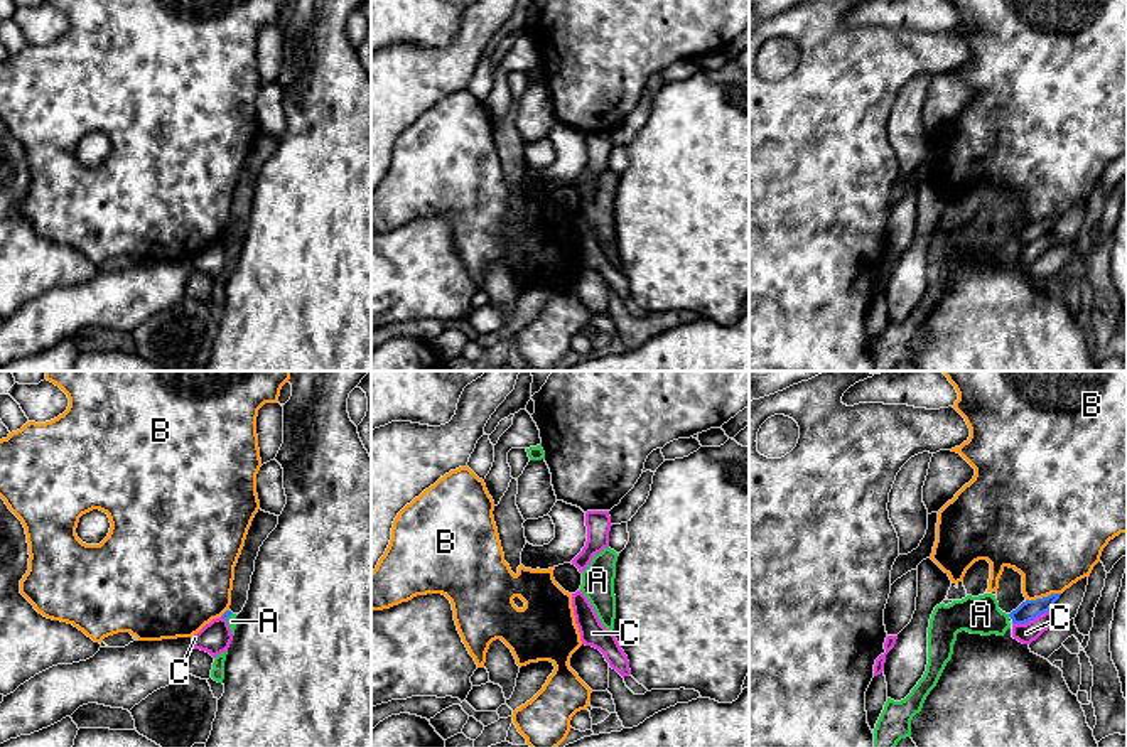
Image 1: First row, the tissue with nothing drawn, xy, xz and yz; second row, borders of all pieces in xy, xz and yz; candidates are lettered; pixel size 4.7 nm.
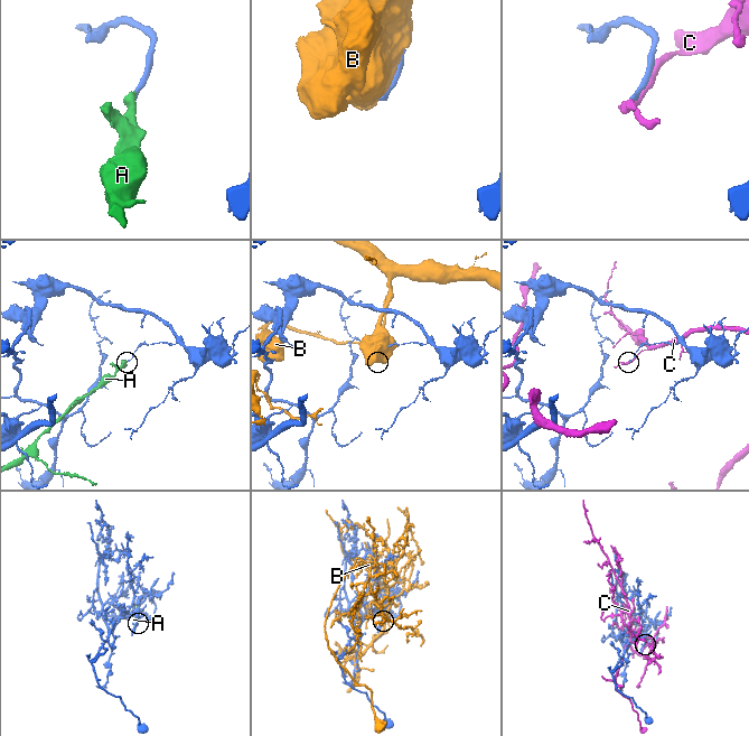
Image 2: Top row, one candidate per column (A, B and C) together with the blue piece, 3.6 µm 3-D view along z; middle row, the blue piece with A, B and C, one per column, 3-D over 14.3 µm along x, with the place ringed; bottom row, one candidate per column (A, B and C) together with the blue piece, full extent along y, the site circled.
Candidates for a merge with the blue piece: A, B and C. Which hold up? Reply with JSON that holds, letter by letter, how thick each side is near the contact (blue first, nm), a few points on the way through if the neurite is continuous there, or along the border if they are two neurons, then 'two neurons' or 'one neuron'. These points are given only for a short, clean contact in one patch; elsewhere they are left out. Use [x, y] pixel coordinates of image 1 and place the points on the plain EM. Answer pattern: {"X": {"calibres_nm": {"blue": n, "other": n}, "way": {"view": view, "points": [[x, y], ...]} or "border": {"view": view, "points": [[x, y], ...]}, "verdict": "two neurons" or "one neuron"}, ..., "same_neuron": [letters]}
{"A": {"calibres_nm": {"blue": 40, "other": 50}, "border": {"view": "xy", "points": [[231, 235], [226, 241]]}, "verdict": "two neurons"}, "B": {"calibres_nm": {"blue": 90, "other": 400}, "verdict": "two neurons"}, "C": {"calibres_nm": {"blue": 90, "other": 100}, "verdict": "two neurons"}, "same_neuron": []}

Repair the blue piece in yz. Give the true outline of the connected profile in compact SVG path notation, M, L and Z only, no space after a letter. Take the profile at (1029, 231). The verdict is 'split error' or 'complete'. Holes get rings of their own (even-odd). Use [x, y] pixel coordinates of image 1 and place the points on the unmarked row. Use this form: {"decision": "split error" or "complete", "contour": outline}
{"decision": "complete", "contour": "M1051 216L1043 221L1022 224L1016 233L1009 236L1009 239L1012 241L1012 246L1026 246L1036 241L1038 238L1048 234L1060 221L1060 218L1061 216Z"}

